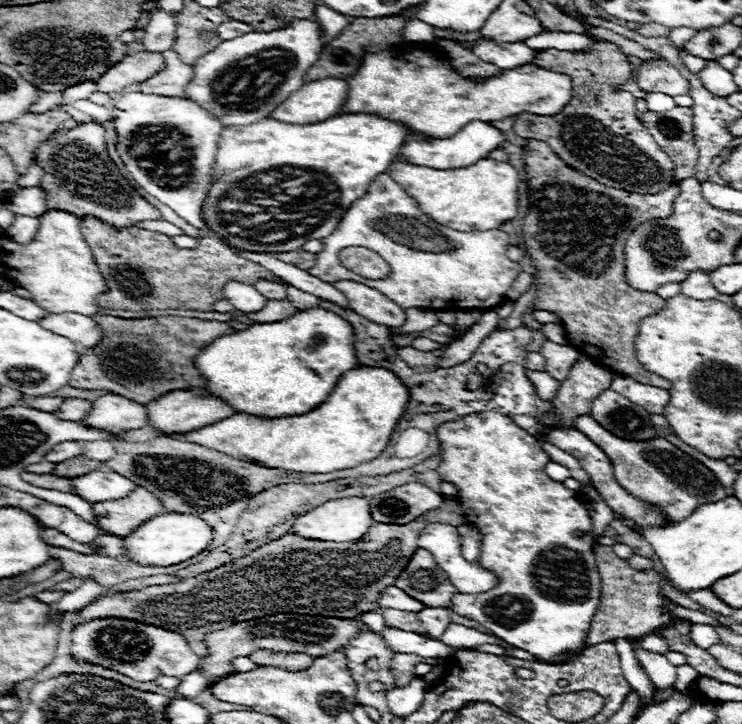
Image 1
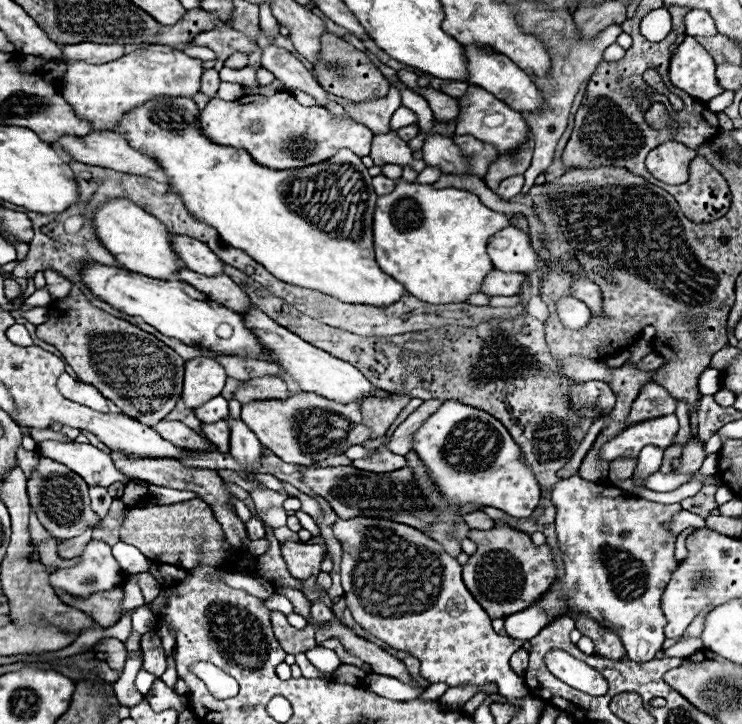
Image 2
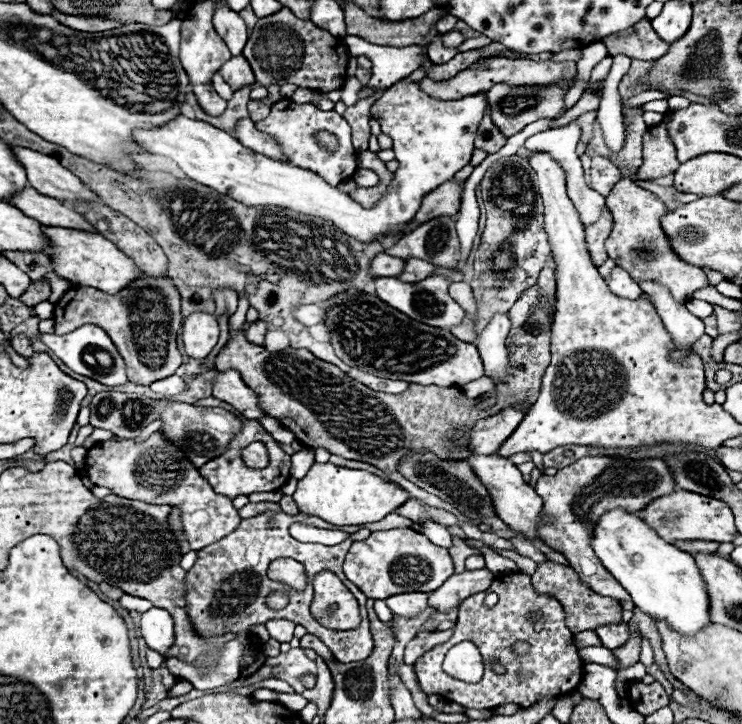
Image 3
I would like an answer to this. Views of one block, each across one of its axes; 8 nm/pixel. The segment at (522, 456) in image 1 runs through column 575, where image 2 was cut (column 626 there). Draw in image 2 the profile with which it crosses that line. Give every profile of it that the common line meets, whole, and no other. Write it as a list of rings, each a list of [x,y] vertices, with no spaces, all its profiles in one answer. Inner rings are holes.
[[[580,476],[554,484],[552,502],[558,508],[556,534],[566,572],[550,584],[536,604],[506,616],[506,620],[556,620],[568,612],[572,616],[586,612],[620,636],[630,660],[652,660],[666,638],[660,596],[672,568],[676,568],[676,536],[670,534],[670,520],[682,508],[636,498],[622,488],[586,482]]]

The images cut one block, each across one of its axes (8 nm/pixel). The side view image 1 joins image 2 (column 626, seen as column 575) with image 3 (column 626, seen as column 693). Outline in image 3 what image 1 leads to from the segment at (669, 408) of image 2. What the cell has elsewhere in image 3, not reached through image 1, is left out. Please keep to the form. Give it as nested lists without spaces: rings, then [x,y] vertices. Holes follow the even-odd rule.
[[[584,456],[558,470],[556,476],[540,476],[536,484],[536,494],[542,498],[544,506],[540,516],[550,518],[538,526],[538,538],[552,550],[564,554],[570,566],[578,572],[580,580],[602,596],[616,600],[630,600],[628,592],[618,584],[618,580],[600,564],[592,552],[592,532],[600,516],[612,508],[624,508],[626,512],[638,512],[658,496],[672,492],[674,480],[668,466],[660,458],[632,460],[622,456]]]

